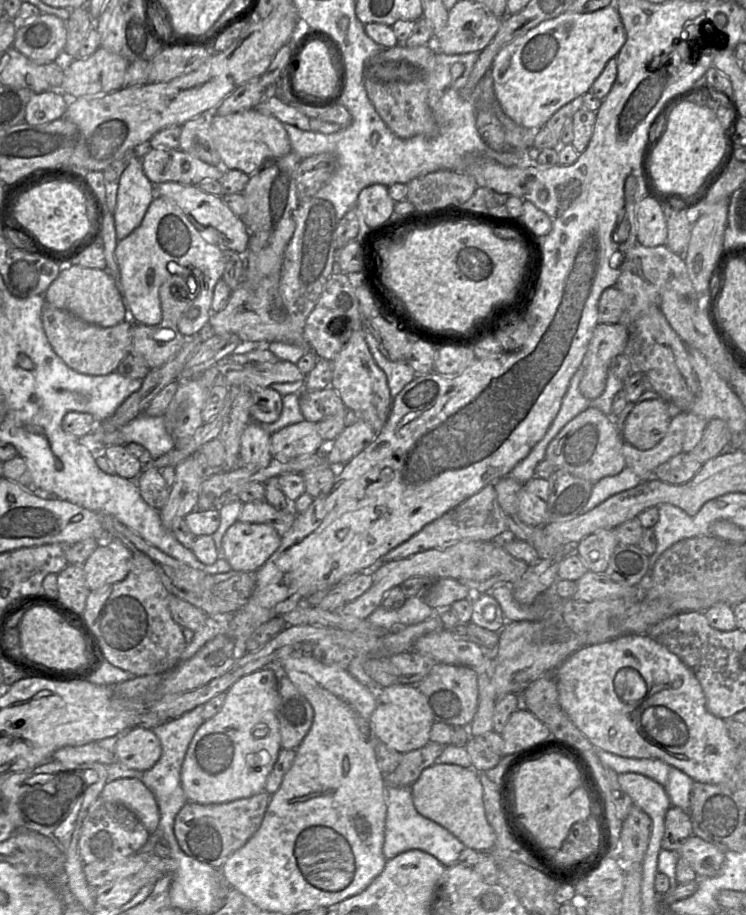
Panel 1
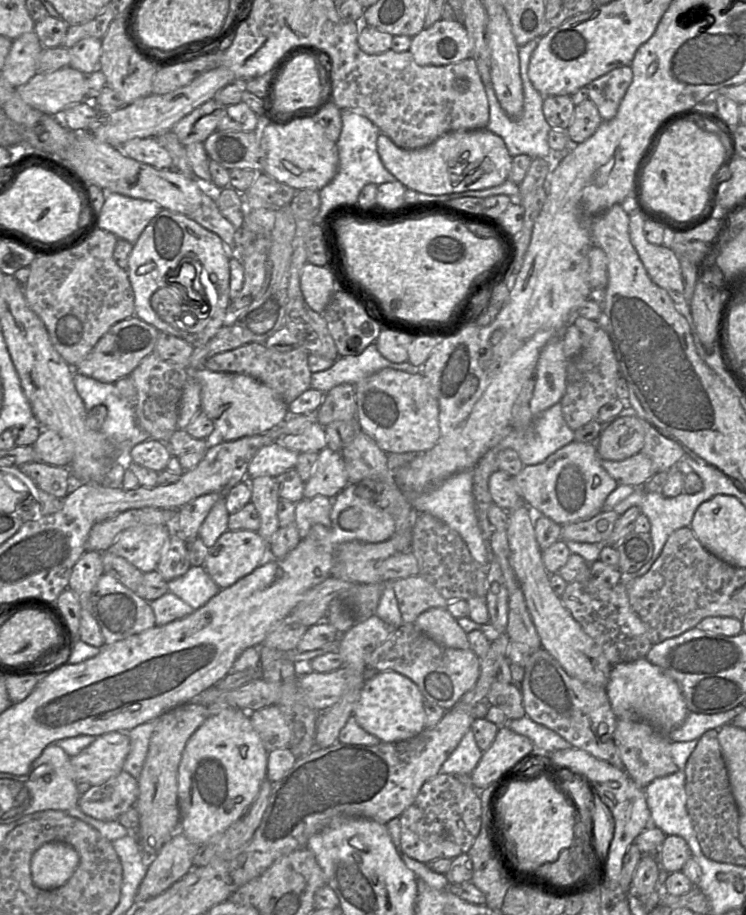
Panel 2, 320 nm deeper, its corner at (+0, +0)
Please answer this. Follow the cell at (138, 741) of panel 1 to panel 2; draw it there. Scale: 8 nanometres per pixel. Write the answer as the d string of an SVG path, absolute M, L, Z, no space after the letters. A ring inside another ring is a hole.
M109 732L96 738L78 755L70 758L70 776L77 783L95 786L123 770L130 751L126 732Z

